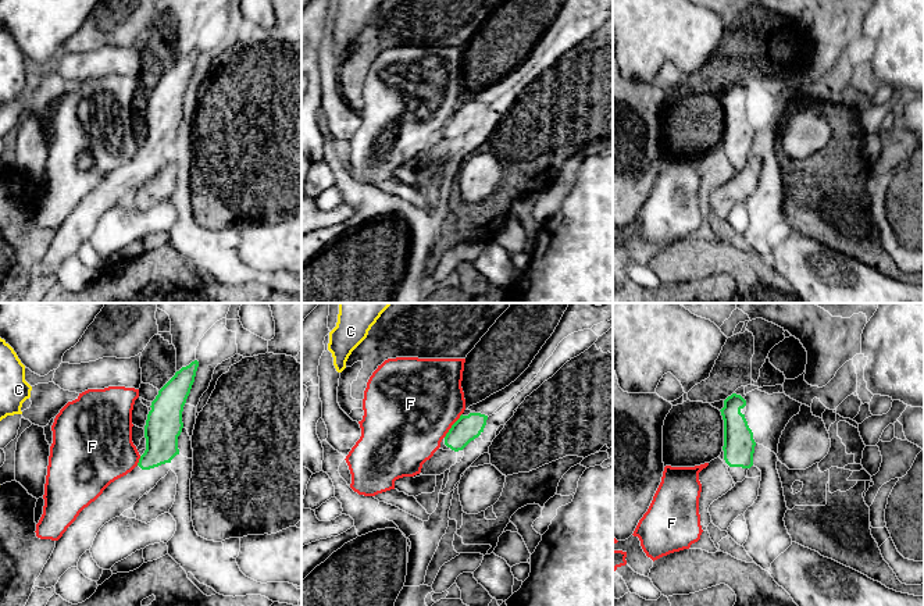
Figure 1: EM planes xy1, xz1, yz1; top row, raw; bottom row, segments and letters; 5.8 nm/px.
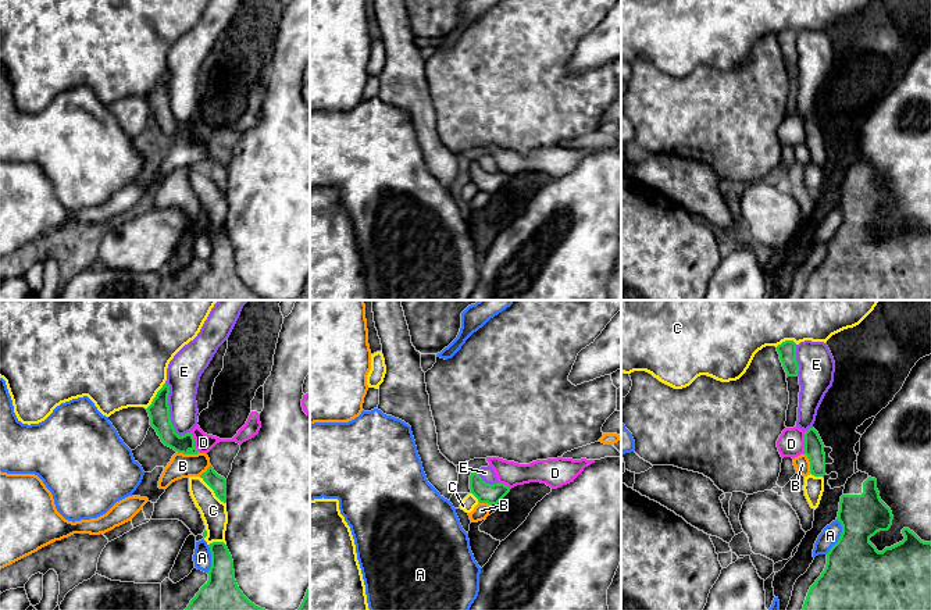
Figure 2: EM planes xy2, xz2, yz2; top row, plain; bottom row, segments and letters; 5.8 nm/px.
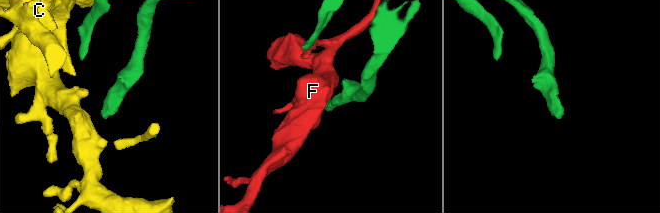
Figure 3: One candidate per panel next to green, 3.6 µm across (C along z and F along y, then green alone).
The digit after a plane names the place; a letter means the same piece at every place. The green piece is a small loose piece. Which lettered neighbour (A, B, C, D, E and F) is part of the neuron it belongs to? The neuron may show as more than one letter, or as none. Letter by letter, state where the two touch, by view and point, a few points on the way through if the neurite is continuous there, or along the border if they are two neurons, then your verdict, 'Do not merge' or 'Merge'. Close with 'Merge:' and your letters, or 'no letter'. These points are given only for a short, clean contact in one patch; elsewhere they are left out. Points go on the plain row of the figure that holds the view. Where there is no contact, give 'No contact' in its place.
A: Touches green at yz2 (839, 225). Do not merge
B: Touches green at xy2 (189, 142). Do not merge
C: Touches green at xy2 (213, 178). Do not merge
D: Touches green at yz2 (805, 131). Boundary: yz2 (806, 120), (803, 142). Do not merge
E: Touches green at xy2 (168, 99). Do not merge
F: Touches green at xz1 (452, 114). Boundary: xz1 (462, 102), (443, 125). Do not merge
Merge: no letter

